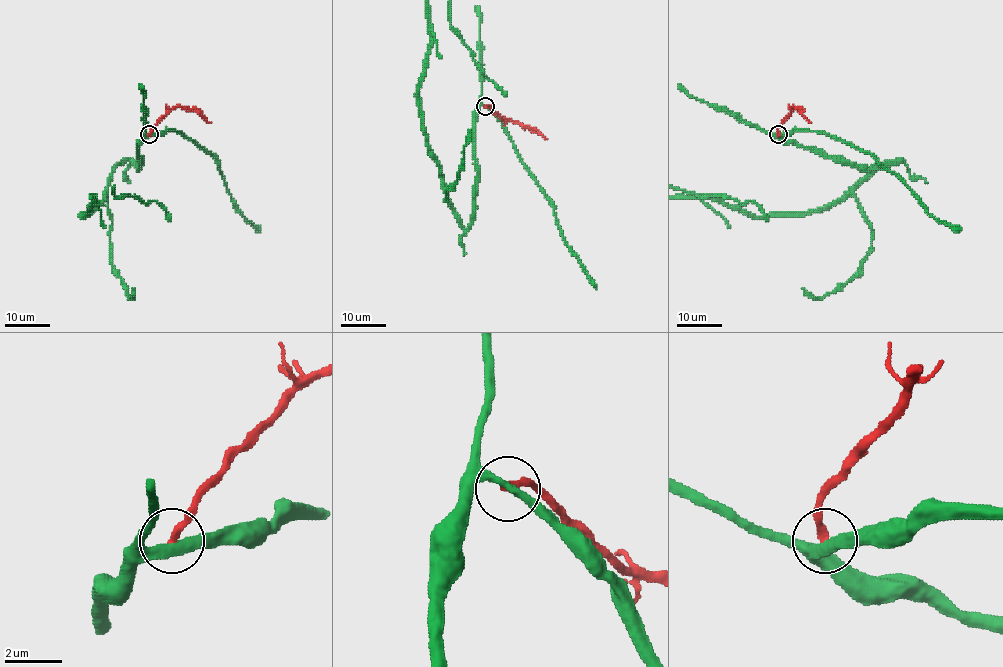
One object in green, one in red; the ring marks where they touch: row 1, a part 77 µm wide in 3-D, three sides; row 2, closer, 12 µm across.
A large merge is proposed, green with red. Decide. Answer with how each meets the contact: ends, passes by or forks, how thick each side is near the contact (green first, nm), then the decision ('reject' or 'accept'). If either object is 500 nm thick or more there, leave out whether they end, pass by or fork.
green passes by; red ends there; 320 nm thick on the green side, 260 nm on the other; reject

